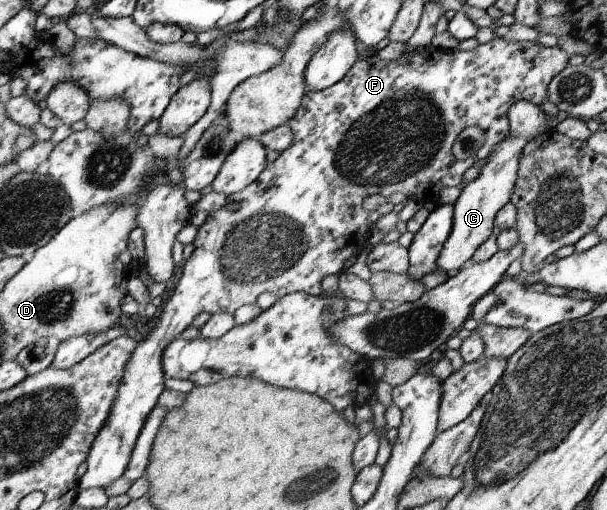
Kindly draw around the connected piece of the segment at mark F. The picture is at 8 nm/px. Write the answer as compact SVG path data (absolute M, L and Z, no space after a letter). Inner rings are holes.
M496 35L494 39L486 44L478 45L468 52L461 52L456 49L440 52L436 50L420 49L413 51L411 59L401 57L394 61L380 59L378 54L370 57L360 57L352 65L352 68L347 70L344 78L341 78L336 84L321 91L306 92L302 97L302 104L299 106L299 109L295 112L293 118L287 122L287 125L293 132L291 145L288 146L287 149L280 151L279 154L272 156L266 168L262 171L262 174L260 174L252 184L249 184L240 192L228 195L226 197L226 204L224 204L220 210L209 212L205 222L198 227L198 233L193 241L195 246L194 252L190 258L188 258L186 264L184 264L184 270L179 278L180 280L178 280L178 285L174 290L174 294L172 294L167 302L159 308L157 314L159 320L157 325L148 332L142 341L137 341L136 348L128 359L123 377L119 382L119 389L112 403L110 414L108 414L108 418L106 418L105 423L99 430L98 436L95 438L95 448L91 449L87 460L86 472L80 478L80 486L77 491L88 490L92 487L104 489L111 482L114 482L114 480L120 478L120 476L124 474L134 444L136 444L136 438L138 438L140 430L142 430L142 426L144 426L144 422L146 422L146 417L157 405L158 397L165 389L164 381L166 378L163 371L162 353L170 343L173 343L180 337L182 331L192 324L192 320L194 320L198 314L204 311L206 314L213 315L219 313L221 310L233 313L235 310L238 310L238 307L255 304L256 298L258 298L262 292L272 292L278 299L286 296L288 293L295 293L298 291L318 296L320 292L322 292L322 279L325 276L330 276L330 274L338 275L342 273L344 261L348 260L348 258L350 260L353 254L360 253L362 248L367 248L365 242L370 236L370 227L375 224L379 218L386 216L390 211L394 210L394 205L391 202L386 202L378 206L374 211L365 211L362 204L364 204L364 200L366 200L368 196L378 194L378 196L390 198L392 194L402 192L402 194L405 194L408 198L417 202L441 204L440 198L442 190L446 187L458 186L458 184L462 182L462 175L468 168L473 166L474 161L484 160L484 158L489 157L489 154L495 149L495 146L507 137L507 132L509 131L507 112L512 104L522 99L529 100L536 106L539 106L552 120L554 120L554 118L560 119L560 111L553 102L550 102L547 88L552 78L568 66L569 58L568 54L566 54L564 50L560 50L559 46L544 47L536 44L534 41L506 41ZM473 126L479 126L484 131L485 141L478 149L477 154L473 157L457 159L453 155L452 145L465 128Z

